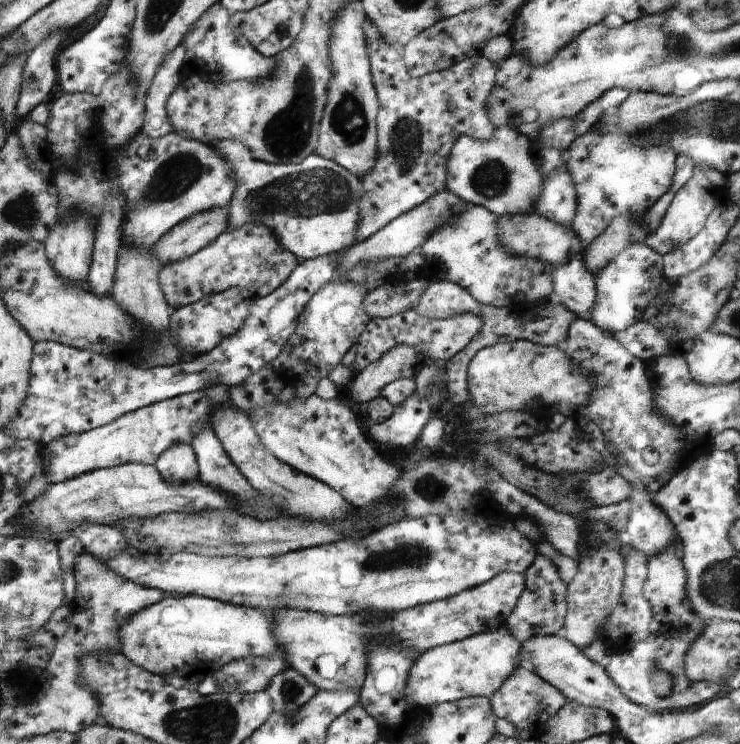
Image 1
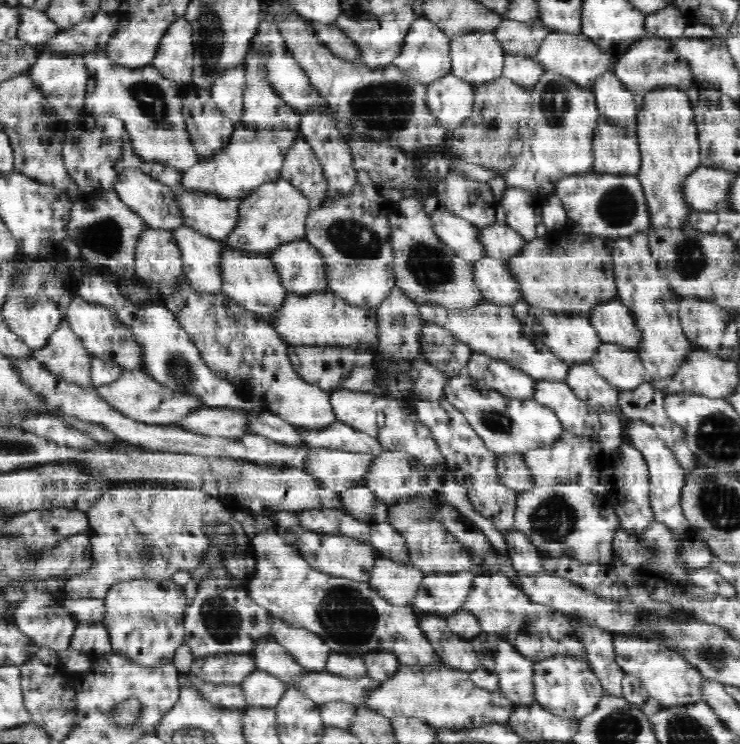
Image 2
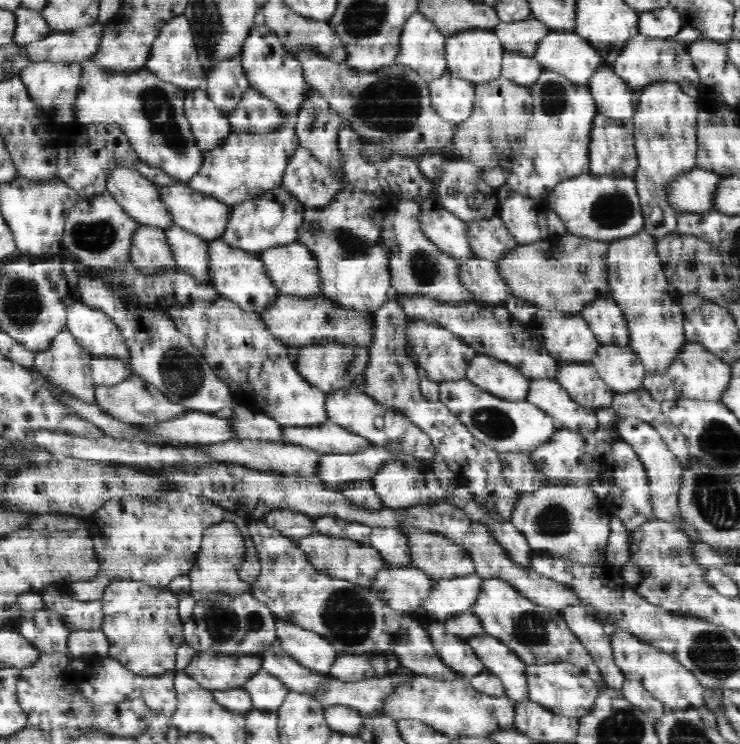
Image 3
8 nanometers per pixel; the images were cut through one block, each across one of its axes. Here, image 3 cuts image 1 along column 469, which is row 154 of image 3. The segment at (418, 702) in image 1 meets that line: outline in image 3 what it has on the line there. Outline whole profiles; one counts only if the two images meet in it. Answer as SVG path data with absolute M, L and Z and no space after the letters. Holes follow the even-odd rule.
M660 80L645 85L638 96L638 106L630 123L635 139L637 158L635 184L639 194L640 209L644 216L643 230L652 238L664 237L664 234L676 231L679 218L678 209L668 202L668 186L684 173L696 168L698 108L696 97L688 96L676 82Z

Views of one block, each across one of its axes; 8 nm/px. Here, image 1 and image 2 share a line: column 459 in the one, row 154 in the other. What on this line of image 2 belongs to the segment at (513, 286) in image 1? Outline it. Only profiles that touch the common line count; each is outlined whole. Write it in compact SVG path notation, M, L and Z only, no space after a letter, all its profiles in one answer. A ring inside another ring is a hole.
M237 126L227 149L216 153L215 157L202 158L185 170L179 185L185 193L205 193L218 195L222 199L244 200L258 186L282 176L284 158L298 134L298 131L289 129L256 130Z

